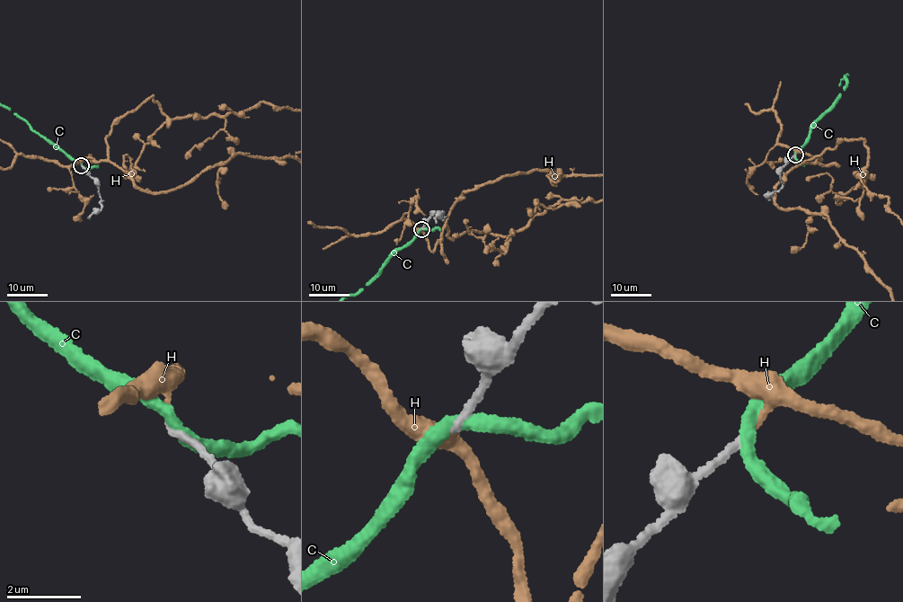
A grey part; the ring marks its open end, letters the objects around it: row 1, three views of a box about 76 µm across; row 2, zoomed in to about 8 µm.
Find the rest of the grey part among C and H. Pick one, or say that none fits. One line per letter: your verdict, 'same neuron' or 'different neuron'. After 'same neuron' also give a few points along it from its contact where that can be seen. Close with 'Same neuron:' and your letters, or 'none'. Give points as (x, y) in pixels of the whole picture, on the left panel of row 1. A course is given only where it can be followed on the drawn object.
C: different neuron
H: same neuron
Same neuron: H

